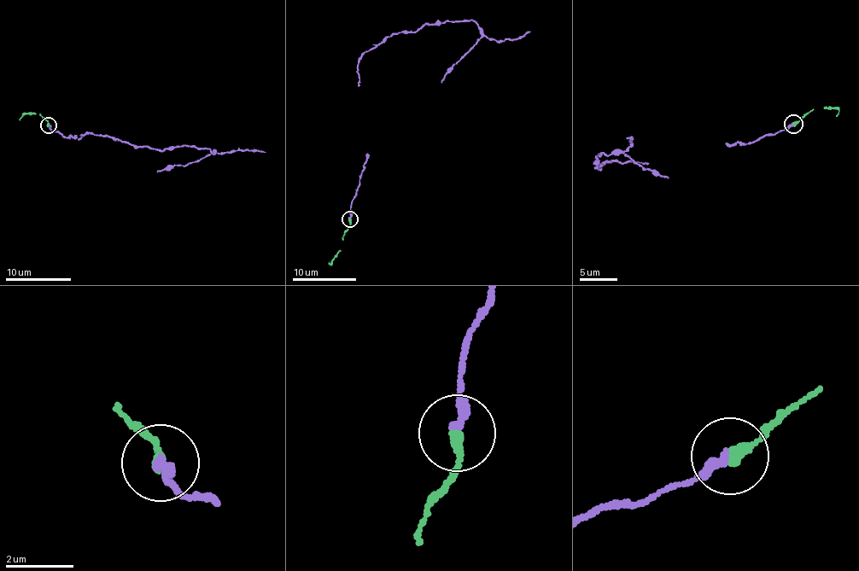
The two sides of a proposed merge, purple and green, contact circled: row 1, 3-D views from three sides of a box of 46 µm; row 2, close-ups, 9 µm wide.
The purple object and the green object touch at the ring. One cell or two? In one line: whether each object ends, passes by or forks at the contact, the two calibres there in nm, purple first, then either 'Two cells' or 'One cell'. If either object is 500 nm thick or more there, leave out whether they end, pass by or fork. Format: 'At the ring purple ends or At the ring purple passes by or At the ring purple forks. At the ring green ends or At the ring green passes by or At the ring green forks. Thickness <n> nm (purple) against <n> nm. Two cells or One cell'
At the ring purple ends. At the ring green ends. Thickness 320 nm (purple) against 320 nm. One cell

